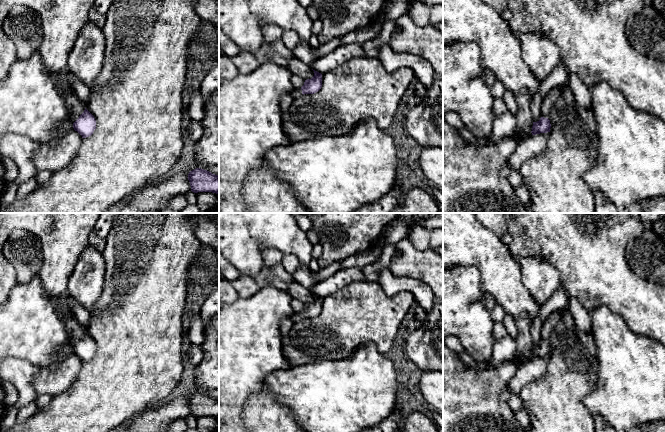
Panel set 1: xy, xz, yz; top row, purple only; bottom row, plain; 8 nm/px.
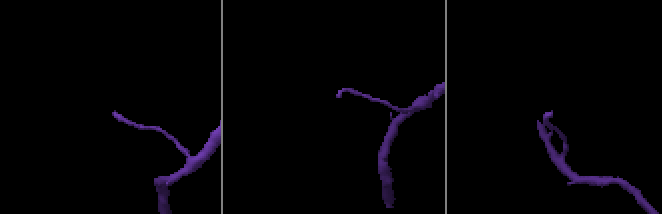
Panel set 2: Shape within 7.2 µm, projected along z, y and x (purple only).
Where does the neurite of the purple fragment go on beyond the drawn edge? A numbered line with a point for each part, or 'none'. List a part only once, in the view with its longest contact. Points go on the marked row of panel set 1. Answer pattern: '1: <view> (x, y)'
1: xy (75, 106)

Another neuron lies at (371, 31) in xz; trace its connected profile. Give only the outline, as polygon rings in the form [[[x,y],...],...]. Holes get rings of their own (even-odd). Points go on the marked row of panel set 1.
[[[372,22],[340,38],[341,45],[350,43],[365,43],[377,38],[382,30],[382,25]]]

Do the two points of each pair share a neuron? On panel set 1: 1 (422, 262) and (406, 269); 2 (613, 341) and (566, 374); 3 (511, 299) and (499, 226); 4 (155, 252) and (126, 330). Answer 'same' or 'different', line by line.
1: same
2: different
3: different
4: same

